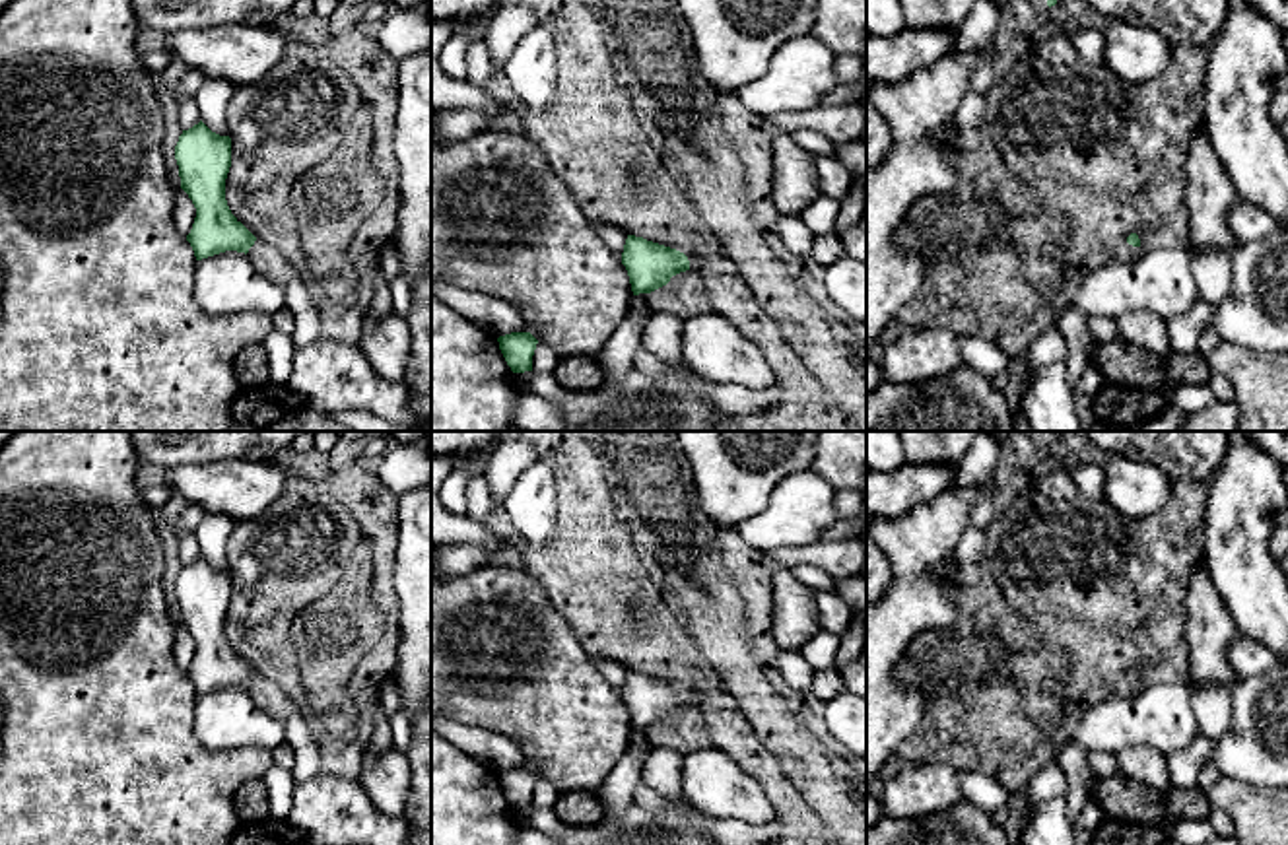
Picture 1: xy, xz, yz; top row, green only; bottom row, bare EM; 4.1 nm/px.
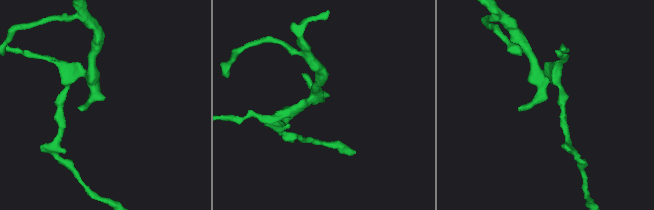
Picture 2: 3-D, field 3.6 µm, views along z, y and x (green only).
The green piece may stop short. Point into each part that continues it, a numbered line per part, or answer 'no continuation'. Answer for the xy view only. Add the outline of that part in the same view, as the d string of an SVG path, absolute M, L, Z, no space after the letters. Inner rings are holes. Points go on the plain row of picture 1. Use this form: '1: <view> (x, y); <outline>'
1: xy (300, 735); M256 674L249 684L251 697L286 728L286 742L295 752L291 775L295 783L307 781L321 773L322 758L319 732L303 715L301 707L270 678Z

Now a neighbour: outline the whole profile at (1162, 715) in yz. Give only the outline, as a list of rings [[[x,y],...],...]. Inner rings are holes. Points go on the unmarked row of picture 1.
[[[1189,684],[1144,686],[1136,697],[1113,693],[1092,705],[1074,727],[1072,740],[1088,752],[1119,754],[1152,746],[1173,754],[1199,736]]]

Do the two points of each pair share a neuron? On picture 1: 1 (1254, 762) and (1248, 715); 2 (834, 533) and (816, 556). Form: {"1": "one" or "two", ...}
{"1": "one", "2": "two"}

